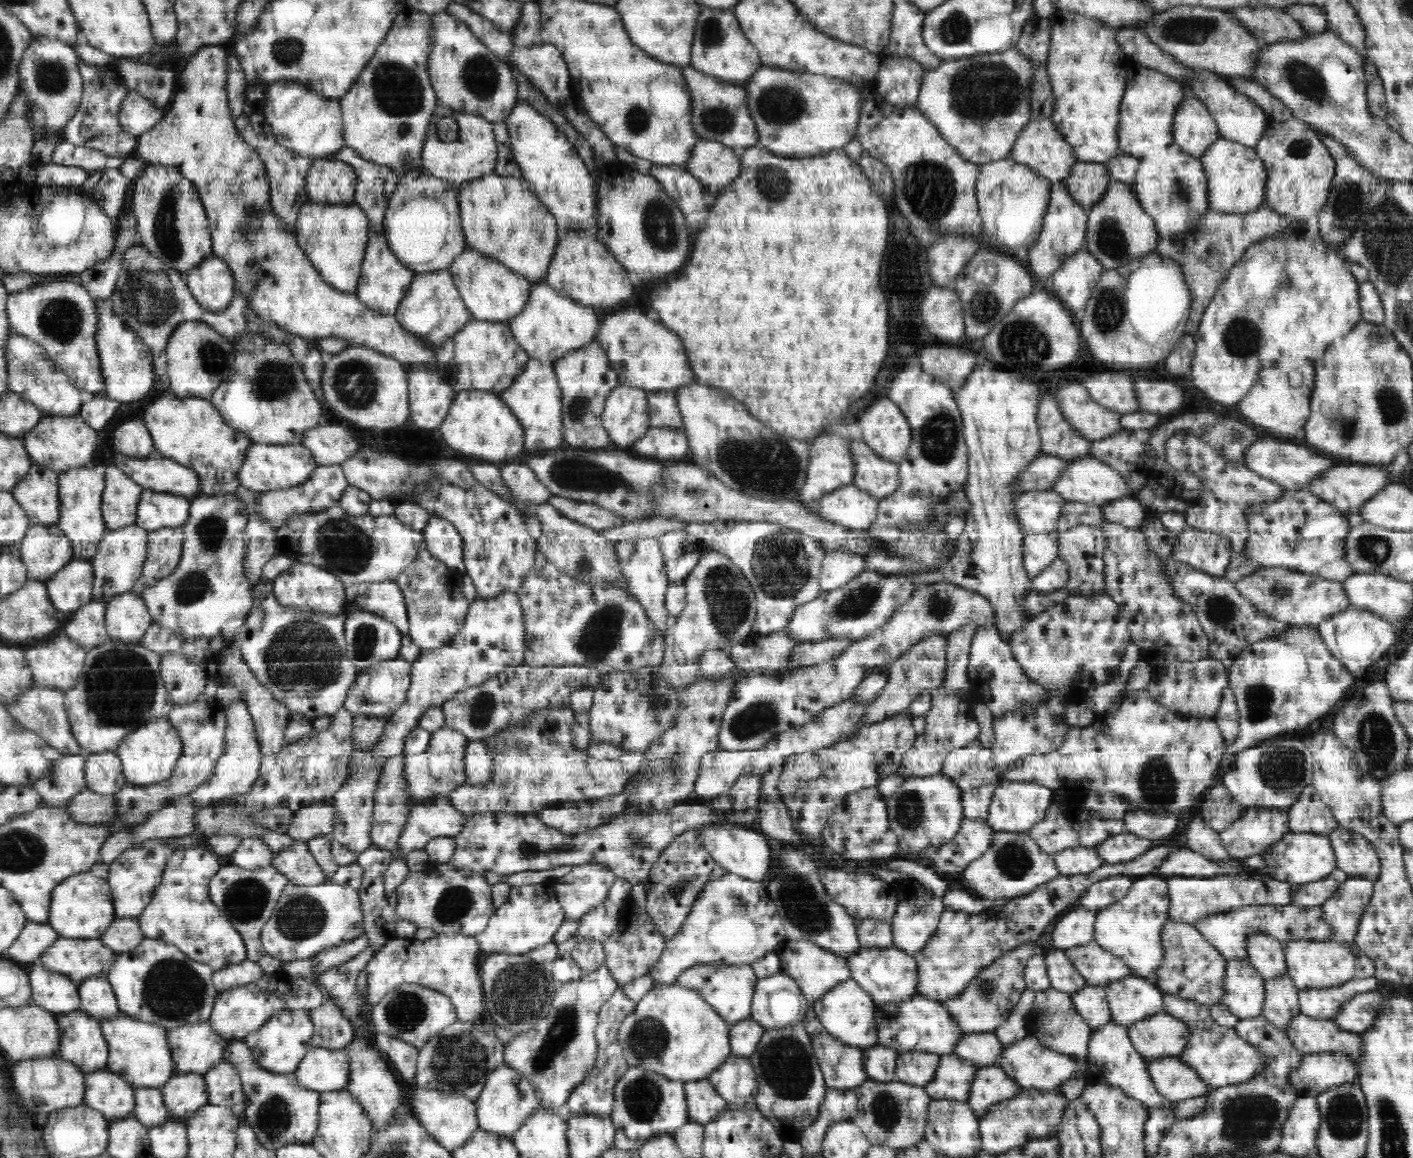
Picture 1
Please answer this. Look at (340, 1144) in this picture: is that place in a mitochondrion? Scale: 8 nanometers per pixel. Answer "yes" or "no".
no

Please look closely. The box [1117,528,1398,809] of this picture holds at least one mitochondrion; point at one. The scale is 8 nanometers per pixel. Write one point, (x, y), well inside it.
(1283, 768)

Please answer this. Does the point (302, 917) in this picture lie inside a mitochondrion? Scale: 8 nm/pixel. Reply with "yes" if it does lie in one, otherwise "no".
yes

